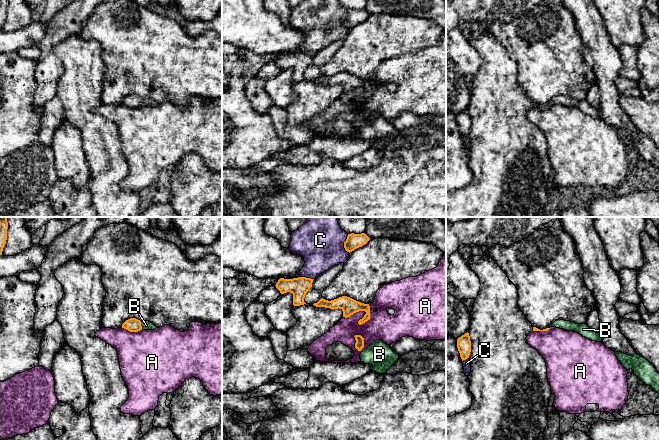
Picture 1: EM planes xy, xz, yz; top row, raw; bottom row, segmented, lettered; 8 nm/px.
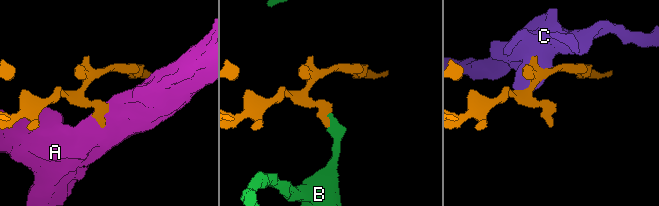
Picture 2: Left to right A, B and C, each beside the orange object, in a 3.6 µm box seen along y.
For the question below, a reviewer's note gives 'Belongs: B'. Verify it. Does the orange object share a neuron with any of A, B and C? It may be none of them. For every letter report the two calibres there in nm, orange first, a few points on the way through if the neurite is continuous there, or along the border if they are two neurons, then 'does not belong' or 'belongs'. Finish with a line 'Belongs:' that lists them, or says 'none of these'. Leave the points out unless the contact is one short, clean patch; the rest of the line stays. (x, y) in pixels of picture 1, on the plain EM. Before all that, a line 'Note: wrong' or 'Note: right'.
Note: right
A: 140/220 nm | along xz (370, 82), (370, 93), (360, 100), (364, 87), (343, 93) | does not belong
B: 110/80 nm | across xy (133, 101), (140, 101), (146, 101) | belongs
C: 120/360 nm | does not belong
Belongs: B

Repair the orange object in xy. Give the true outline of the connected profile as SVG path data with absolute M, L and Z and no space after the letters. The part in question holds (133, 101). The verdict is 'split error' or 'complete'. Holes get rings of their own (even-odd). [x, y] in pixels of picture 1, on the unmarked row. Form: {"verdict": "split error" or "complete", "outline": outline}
{"verdict": "split error", "outline": "M130 94L122 100L122 104L130 108L138 108L140 106L155 106L157 103L149 97L140 97L136 94Z"}

